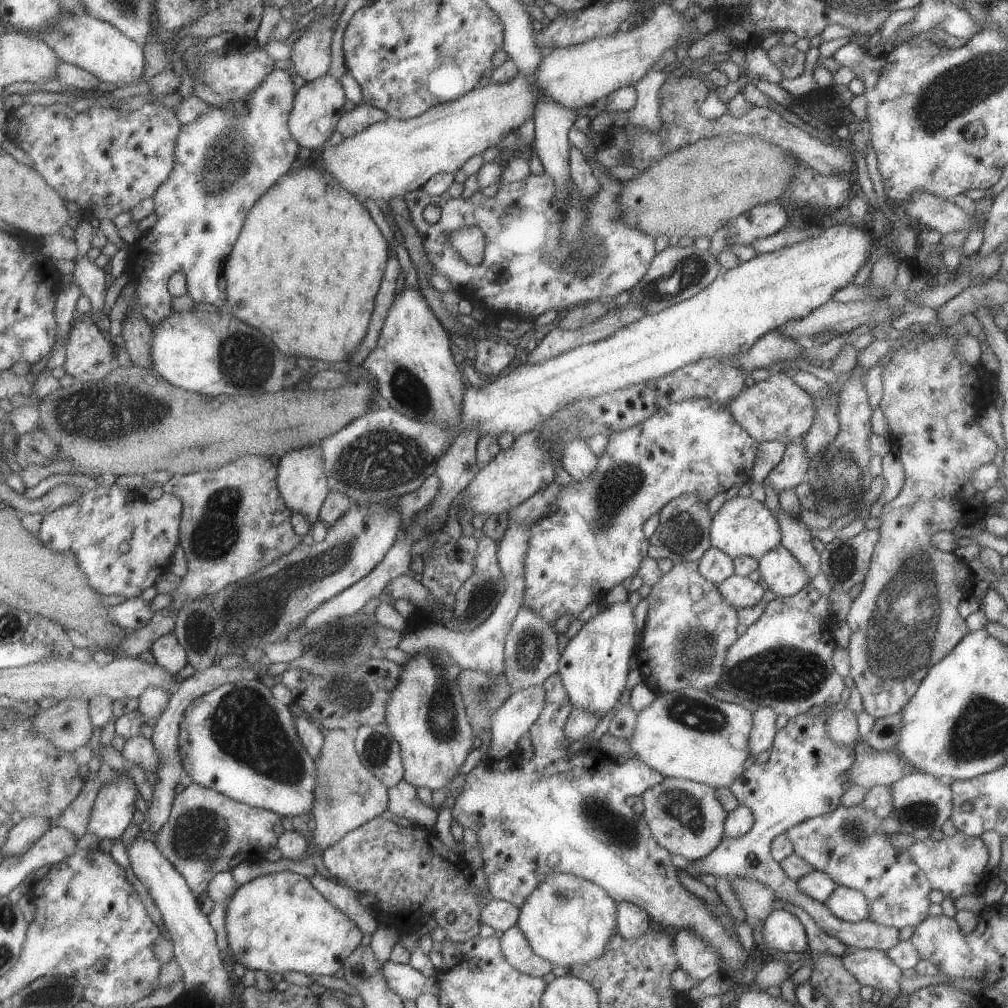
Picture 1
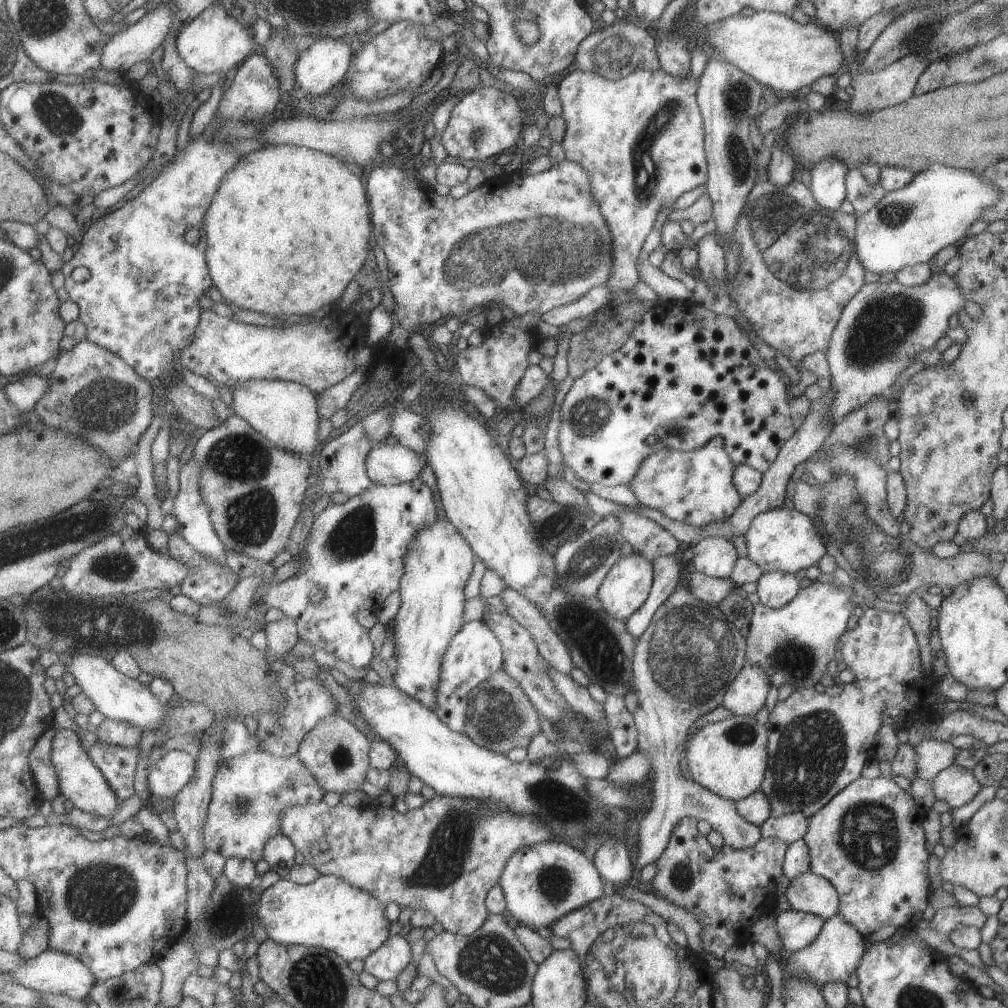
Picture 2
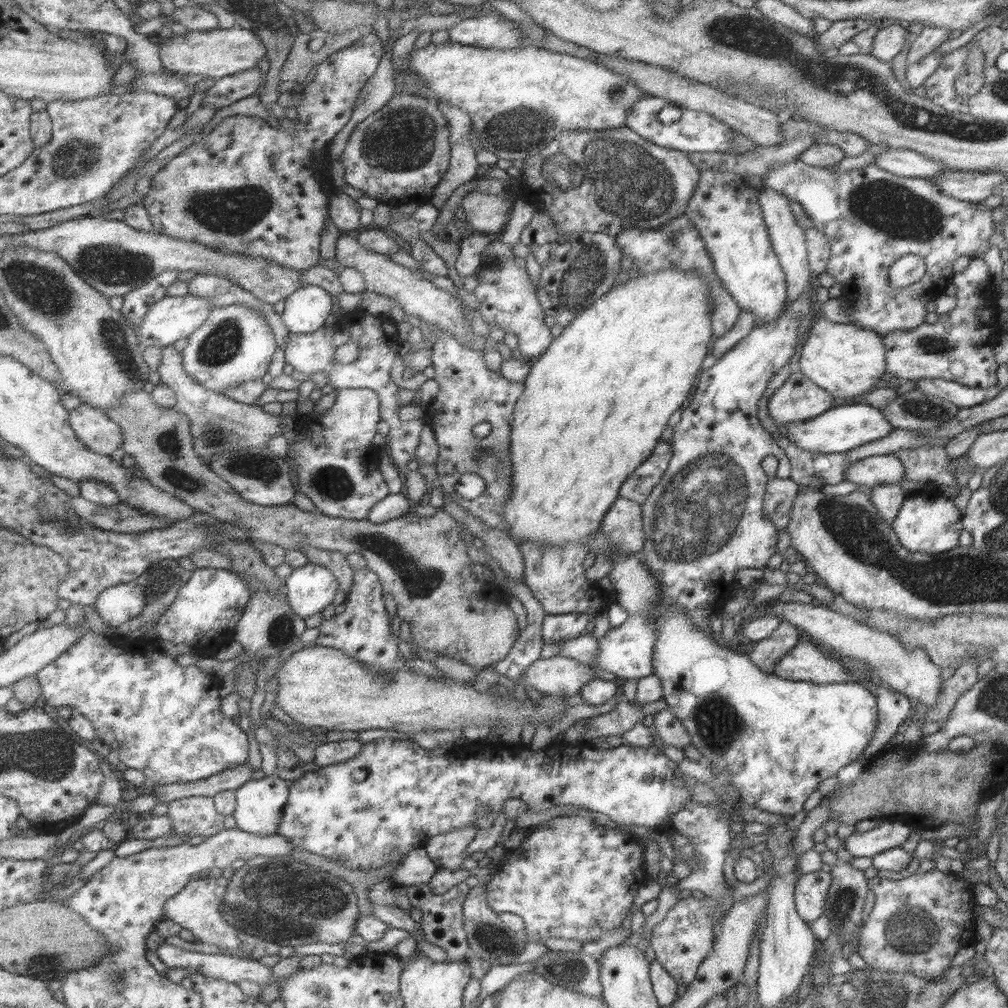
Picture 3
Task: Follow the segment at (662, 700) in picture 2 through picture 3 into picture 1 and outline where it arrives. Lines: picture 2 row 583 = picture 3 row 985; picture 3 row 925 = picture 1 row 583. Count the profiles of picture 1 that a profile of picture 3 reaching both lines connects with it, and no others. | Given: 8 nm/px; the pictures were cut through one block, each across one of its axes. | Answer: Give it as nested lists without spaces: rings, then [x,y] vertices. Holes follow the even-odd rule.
[[[679,562],[673,564],[667,572],[664,570],[658,582],[651,586],[646,599],[648,610],[645,626],[641,630],[641,639],[635,650],[642,683],[651,692],[661,694],[679,692],[684,688],[694,688],[709,694],[711,689],[719,688],[727,648],[737,640],[736,608],[725,604],[725,599],[719,594],[716,585],[701,576],[698,562]]]

